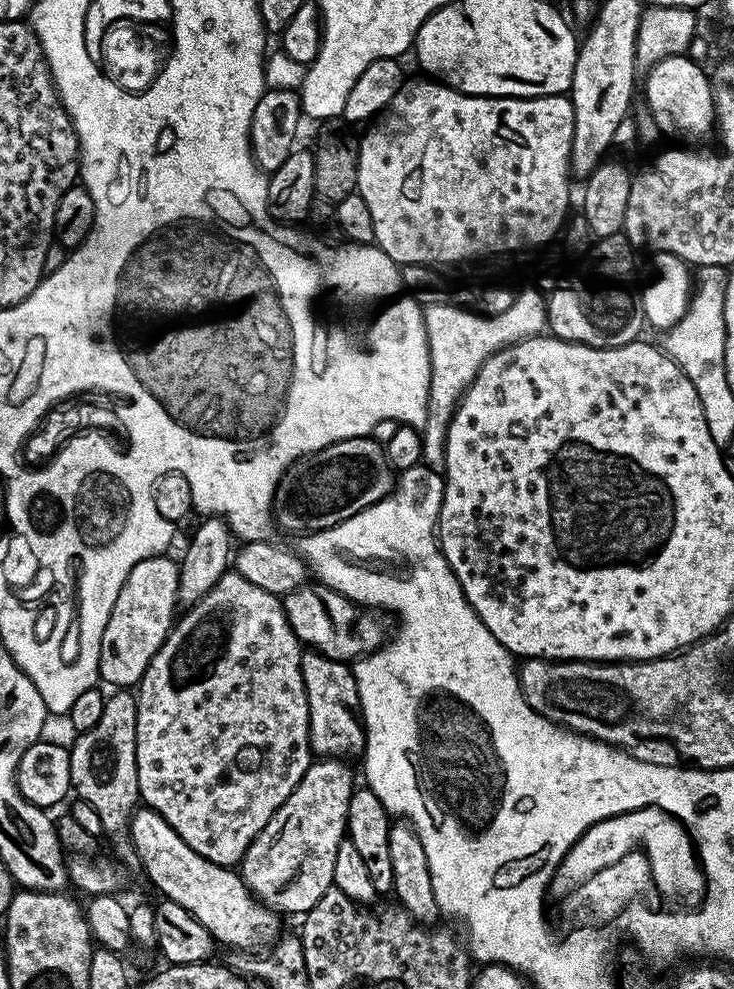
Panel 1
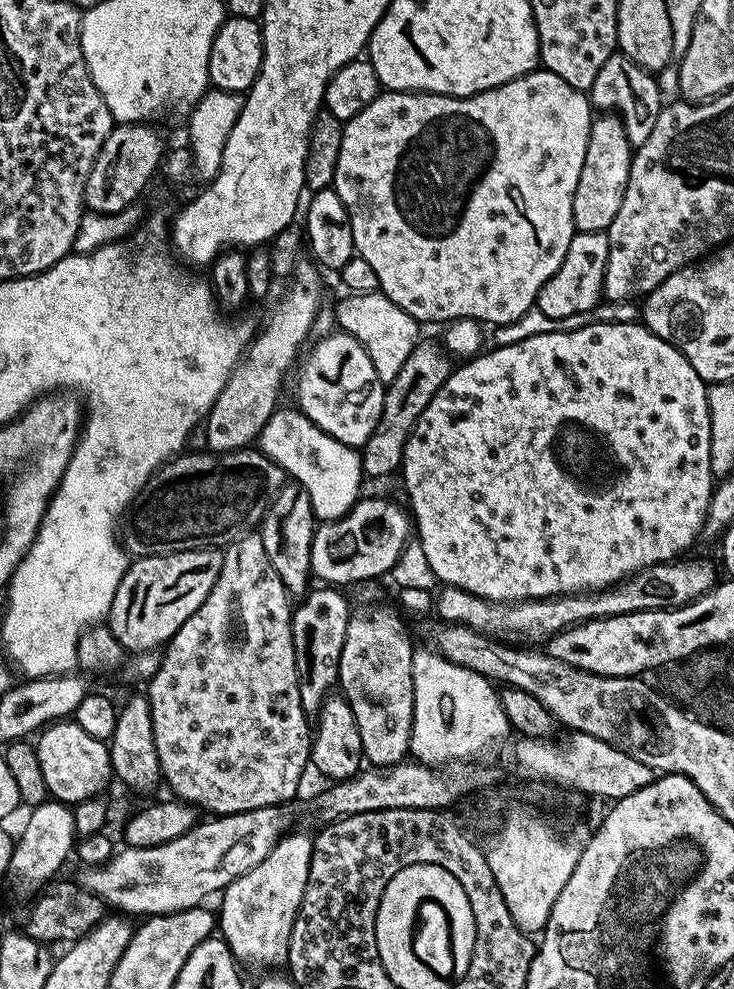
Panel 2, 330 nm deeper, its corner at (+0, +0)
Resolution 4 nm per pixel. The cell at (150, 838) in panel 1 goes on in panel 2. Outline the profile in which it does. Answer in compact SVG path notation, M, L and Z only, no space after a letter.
M53 722L39 733L40 741L35 741L34 747L38 754L38 763L42 770L42 777L45 779L47 795L51 799L59 800L62 804L75 806L82 803L86 798L101 795L105 791L104 787L108 784L108 779L113 779L111 764L111 754L109 745L98 738L90 738L82 726L75 722Z

